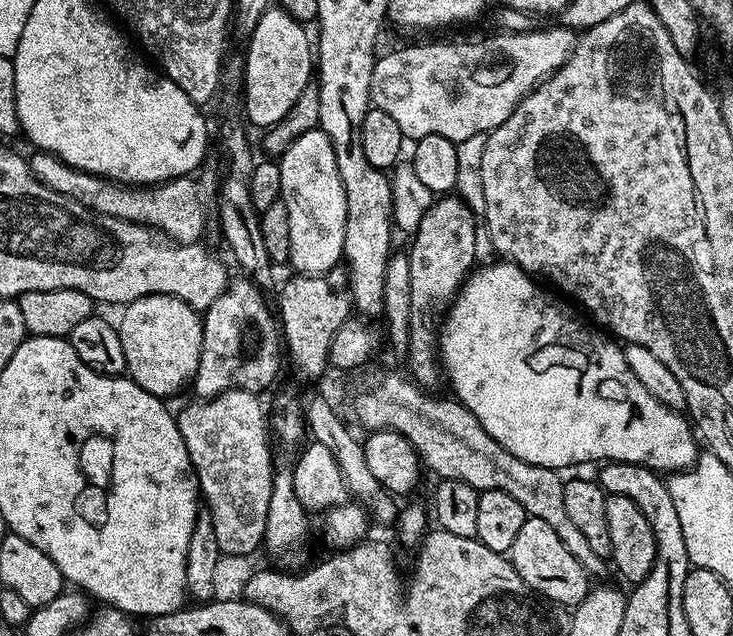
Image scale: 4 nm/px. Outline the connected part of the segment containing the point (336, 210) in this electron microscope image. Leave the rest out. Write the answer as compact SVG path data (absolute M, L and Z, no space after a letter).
M319 128L310 130L290 146L278 163L282 170L281 197L289 210L290 248L287 263L297 273L317 276L341 263L346 238L346 190L338 178L334 146Z

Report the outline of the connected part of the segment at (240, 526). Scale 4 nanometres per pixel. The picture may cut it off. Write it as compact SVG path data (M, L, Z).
M233 386L227 392L196 402L200 404L186 405L176 416L176 424L190 454L192 471L196 473L196 482L200 485L203 503L214 522L214 534L218 537L218 546L225 557L248 556L264 543L274 463L272 464L272 448L268 445L270 420L266 412L264 416L260 399L257 393L247 392L243 386Z

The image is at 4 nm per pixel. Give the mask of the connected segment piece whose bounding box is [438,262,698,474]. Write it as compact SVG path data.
M496 263L500 264L488 264L485 268L477 267L469 275L460 291L456 293L455 300L448 305L446 309L448 317L445 320L443 317L442 327L438 332L438 359L442 365L443 375L452 383L451 395L464 404L466 410L470 410L470 414L474 414L474 418L478 418L478 422L482 422L486 434L490 434L490 438L494 438L494 442L498 442L503 448L510 450L510 454L531 464L557 470L565 470L564 468L570 467L571 464L588 464L591 460L596 460L595 462L625 460L631 464L645 464L660 474L683 472L684 469L691 468L696 463L698 455L697 437L694 435L693 425L679 411L658 402L658 398L654 398L654 394L650 394L646 390L646 386L642 386L642 382L638 382L638 378L634 378L634 370L630 370L630 366L626 362L623 347L611 335L597 330L591 323L583 324L563 304L563 302L565 303L563 299L555 300L551 296L551 294L553 295L551 291L543 292L536 285L539 283L529 273L522 271L517 264Z

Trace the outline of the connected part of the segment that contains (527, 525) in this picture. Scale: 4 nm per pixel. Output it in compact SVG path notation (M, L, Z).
M528 516L525 519L522 530L518 530L518 538L514 538L510 559L522 582L526 582L526 586L545 601L575 606L583 602L590 591L589 572L578 562L578 558L574 558L574 554L570 554L570 550L566 550L562 538L558 538L558 534L554 534L554 529L542 522L542 518Z

